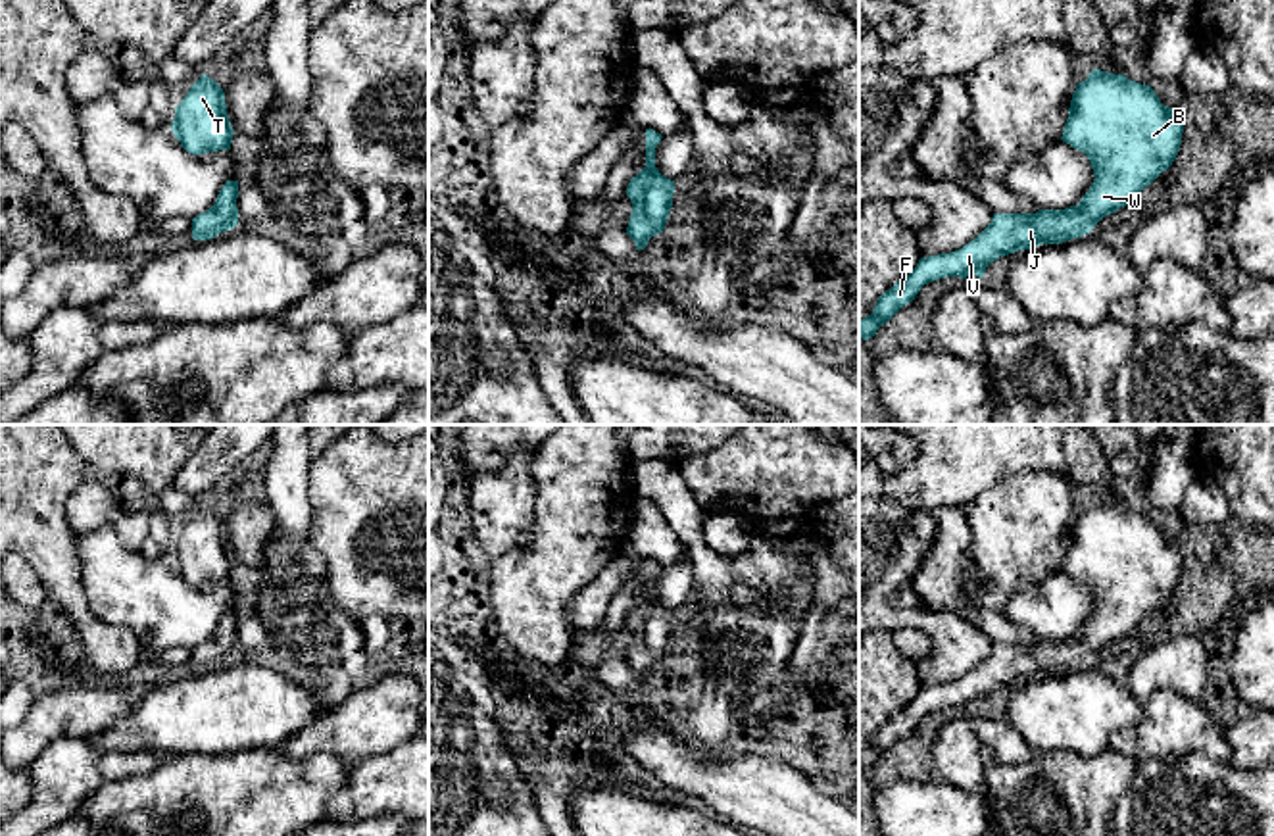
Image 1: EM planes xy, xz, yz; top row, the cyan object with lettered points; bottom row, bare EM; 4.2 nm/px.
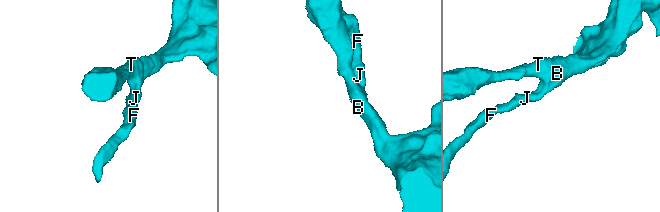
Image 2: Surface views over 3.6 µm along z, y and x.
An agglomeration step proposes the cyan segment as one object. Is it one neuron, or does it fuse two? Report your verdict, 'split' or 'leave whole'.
leave whole

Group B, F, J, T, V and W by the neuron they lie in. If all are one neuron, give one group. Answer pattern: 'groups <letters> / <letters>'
groups B F J T V W

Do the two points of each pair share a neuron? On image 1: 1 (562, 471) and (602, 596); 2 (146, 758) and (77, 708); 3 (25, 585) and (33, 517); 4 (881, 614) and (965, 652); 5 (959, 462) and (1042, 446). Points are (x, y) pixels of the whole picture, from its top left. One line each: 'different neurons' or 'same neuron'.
1: different neurons
2: different neurons
3: different neurons
4: same neuron
5: same neuron

